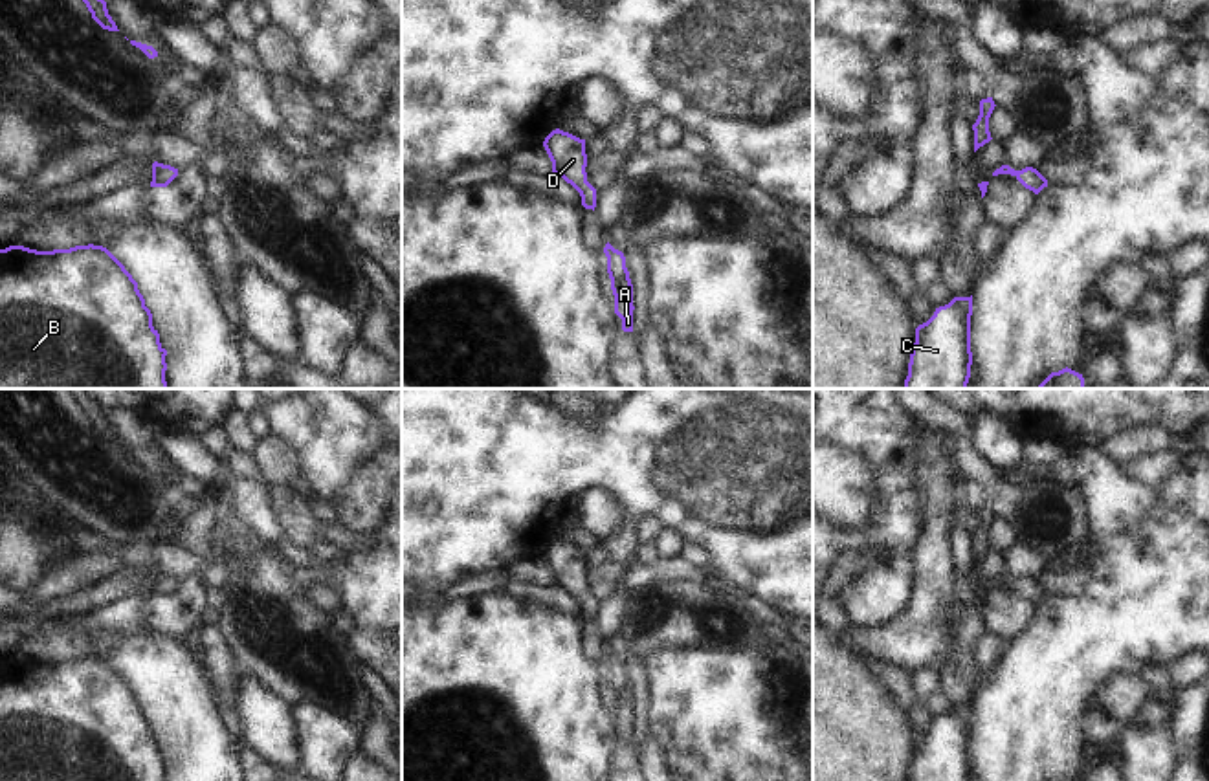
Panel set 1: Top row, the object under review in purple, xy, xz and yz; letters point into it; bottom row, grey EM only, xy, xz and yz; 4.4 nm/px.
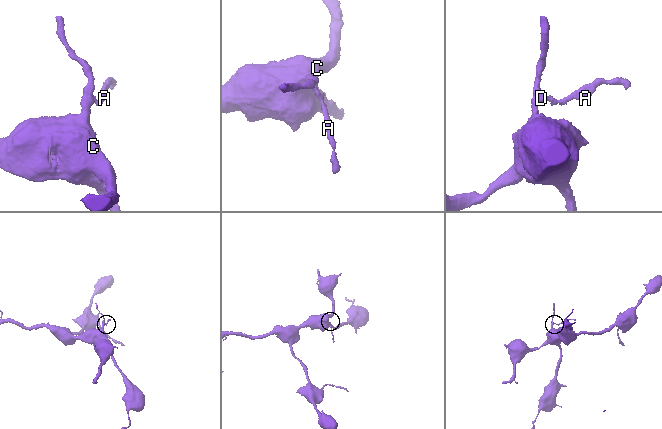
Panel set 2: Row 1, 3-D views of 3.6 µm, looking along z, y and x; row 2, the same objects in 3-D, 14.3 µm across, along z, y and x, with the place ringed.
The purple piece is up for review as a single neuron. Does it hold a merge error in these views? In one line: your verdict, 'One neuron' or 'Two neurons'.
One neuron

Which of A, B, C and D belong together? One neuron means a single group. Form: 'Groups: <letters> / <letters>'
Groups: A B C D

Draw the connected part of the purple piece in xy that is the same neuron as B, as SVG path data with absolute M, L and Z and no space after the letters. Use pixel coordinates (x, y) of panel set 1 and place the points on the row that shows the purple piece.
M106 248L0 249L0 389L167 389L165 356L138 282Z

